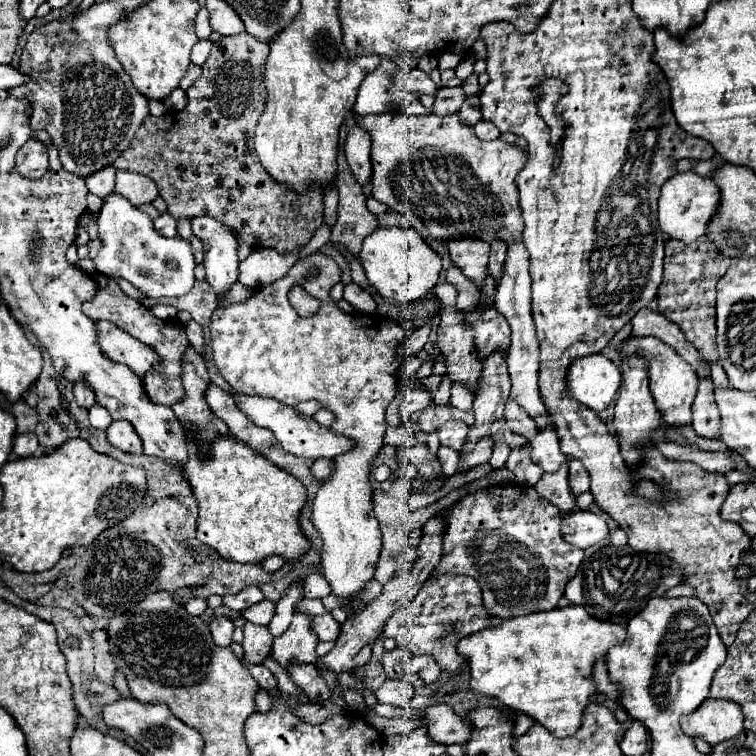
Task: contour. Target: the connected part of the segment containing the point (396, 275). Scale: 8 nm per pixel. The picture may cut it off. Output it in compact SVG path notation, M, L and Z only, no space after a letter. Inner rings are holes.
M404 226L376 228L372 234L368 234L360 250L360 262L368 282L380 292L380 296L400 304L408 304L426 296L442 270L440 256L422 240L414 228Z

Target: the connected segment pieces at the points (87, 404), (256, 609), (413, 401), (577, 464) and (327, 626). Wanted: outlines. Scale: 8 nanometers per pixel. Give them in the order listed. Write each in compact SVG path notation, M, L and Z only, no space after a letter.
M74 384L74 396L82 408L92 408L96 404L94 392L90 392L90 388L86 388L84 384Z
M262 600L262 602L256 602L250 608L246 608L242 612L242 616L248 622L260 624L260 626L268 626L270 620L272 620L272 616L274 616L274 612L276 612L276 604L272 600Z
M420 386L420 388L410 390L404 396L402 404L400 404L400 418L402 418L402 422L408 422L412 414L424 410L426 406L430 406L430 402L432 402L432 392L428 388Z
M570 460L568 468L570 468L570 476L568 476L570 478L570 490L576 496L590 490L590 474L582 466L582 460Z
M332 614L314 616L312 628L314 628L314 632L318 634L320 640L336 640L338 634L340 634L340 626L338 626L338 622L332 618Z

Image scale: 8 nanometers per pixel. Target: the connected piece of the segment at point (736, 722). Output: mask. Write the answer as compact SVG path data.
M706 698L692 714L682 716L680 726L686 736L702 738L714 746L722 740L738 736L744 730L742 722L744 716L738 704Z

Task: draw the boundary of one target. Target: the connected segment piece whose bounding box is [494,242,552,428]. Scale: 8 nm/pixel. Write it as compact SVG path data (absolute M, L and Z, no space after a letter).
M522 242L512 244L508 248L508 256L506 256L506 272L502 276L502 280L498 282L496 288L496 302L494 308L508 320L510 328L512 328L512 342L510 342L510 350L508 350L508 370L510 370L510 378L512 378L512 392L510 398L522 406L532 420L536 420L536 424L540 428L544 428L552 416L546 408L546 404L542 402L540 390L538 390L538 340L534 334L534 322L532 322L532 314L530 314L530 274L528 274L528 256L526 256L526 248Z

